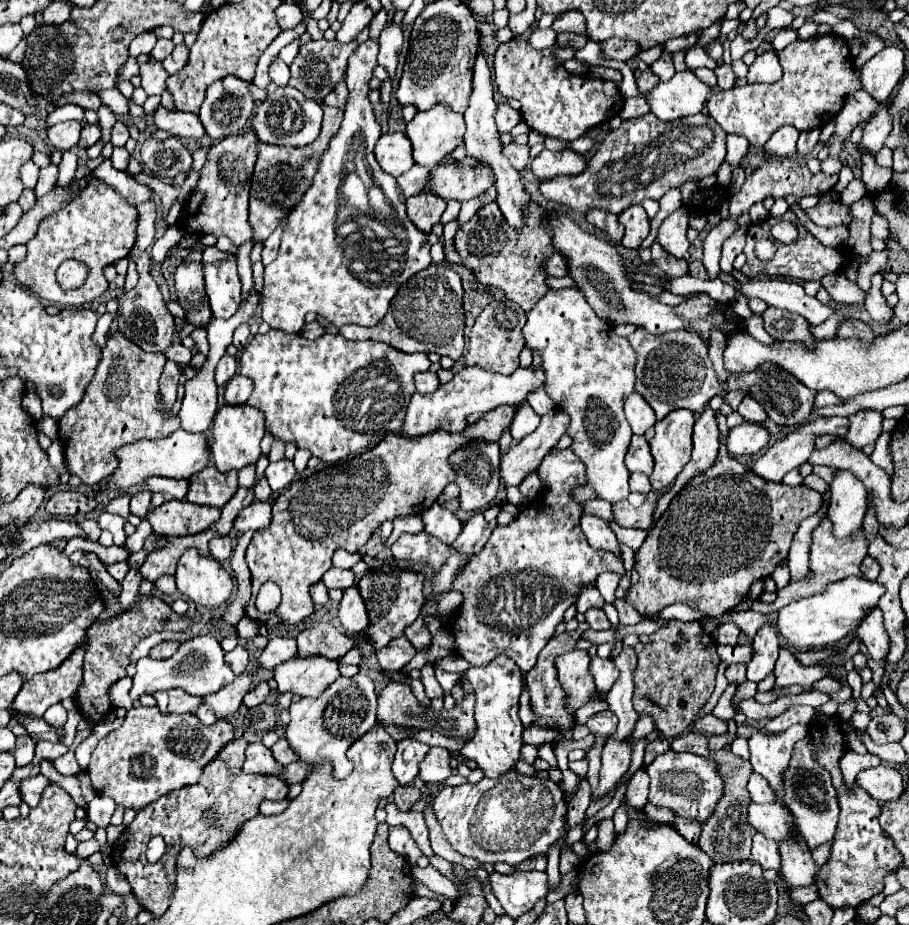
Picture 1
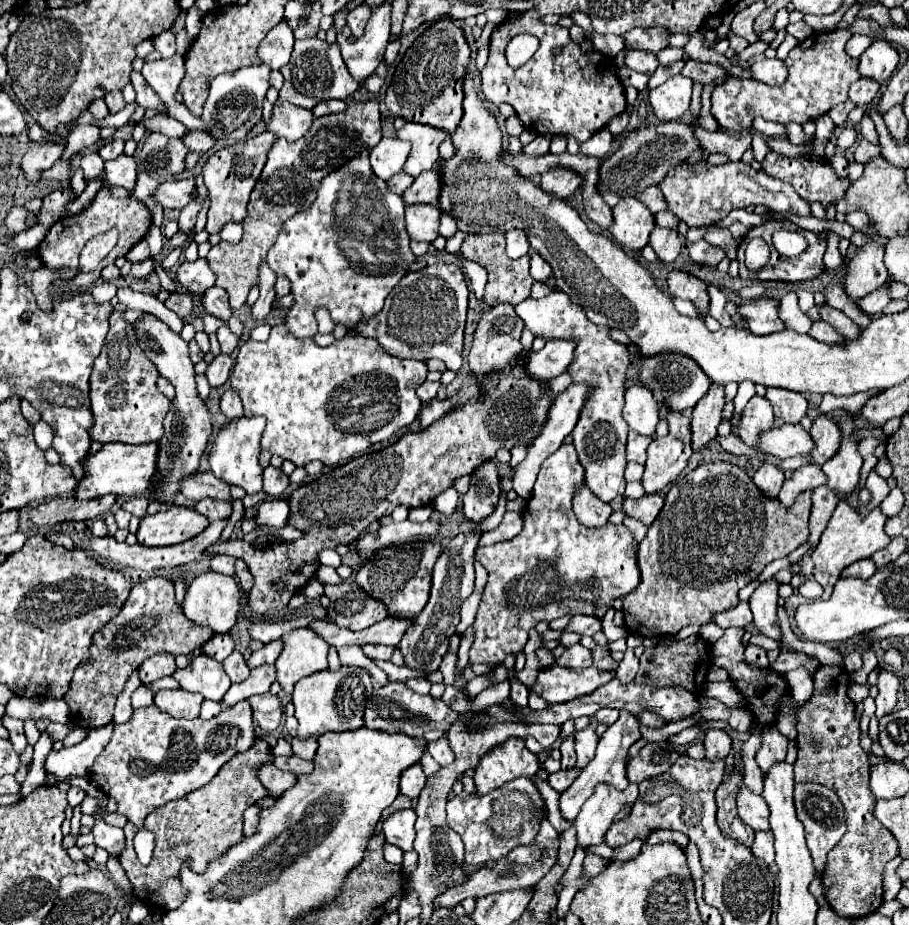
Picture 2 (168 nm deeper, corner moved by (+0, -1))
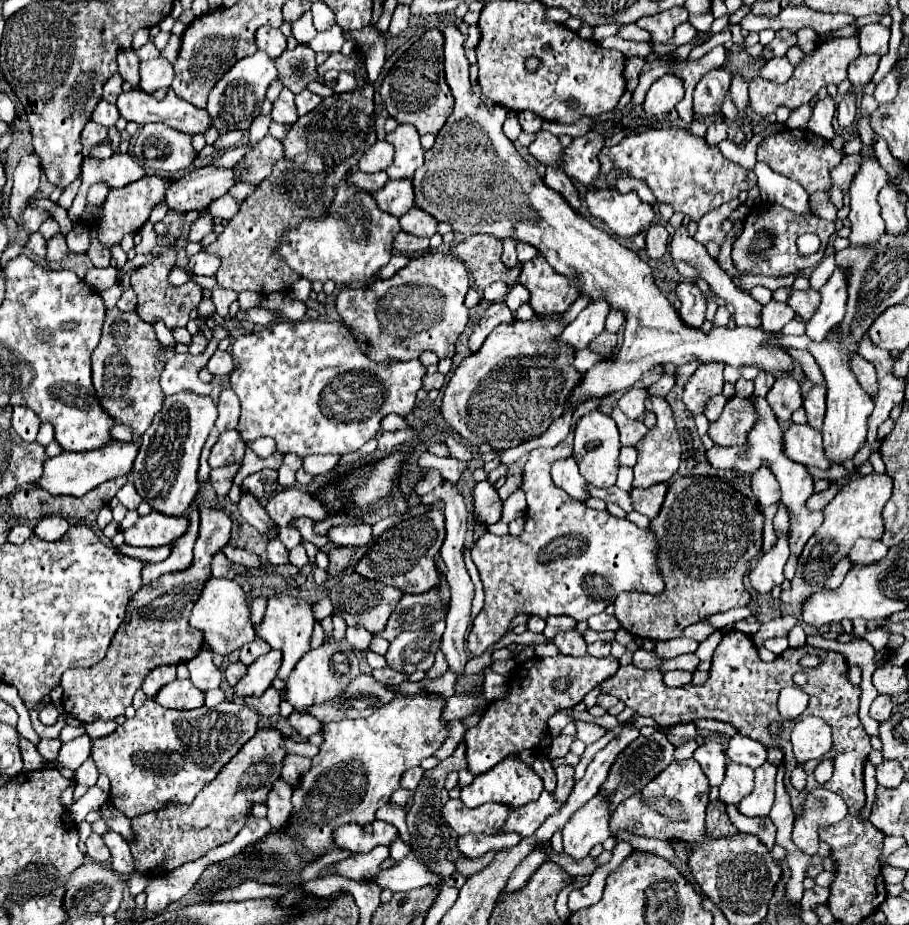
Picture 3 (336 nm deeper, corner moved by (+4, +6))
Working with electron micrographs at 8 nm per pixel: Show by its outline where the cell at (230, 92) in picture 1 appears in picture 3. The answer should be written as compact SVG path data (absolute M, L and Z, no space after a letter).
M262 50L238 60L222 76L222 80L212 88L212 92L208 96L206 110L214 122L214 128L216 130L248 130L252 120L260 114L260 106L262 106L262 100L266 96L268 86L276 78L278 78L276 76L276 62Z

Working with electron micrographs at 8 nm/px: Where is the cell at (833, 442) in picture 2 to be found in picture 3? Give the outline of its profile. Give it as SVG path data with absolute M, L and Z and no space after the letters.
M814 384L812 390L804 398L804 410L808 416L808 424L816 430L822 428L822 420L824 420L824 412L826 412L824 396L826 396L826 386Z

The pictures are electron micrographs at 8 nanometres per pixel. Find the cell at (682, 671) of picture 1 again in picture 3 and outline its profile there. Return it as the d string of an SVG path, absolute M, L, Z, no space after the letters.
M640 648L640 650L634 652L634 662L632 664L638 666L638 668L642 668L642 670L656 670L660 662L664 662L664 660L660 660L652 652L646 652L646 650Z

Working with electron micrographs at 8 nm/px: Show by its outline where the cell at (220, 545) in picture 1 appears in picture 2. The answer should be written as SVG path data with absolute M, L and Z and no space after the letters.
M214 555L210 559L210 567L212 571L218 571L222 575L234 575L234 561L236 559L230 555Z

